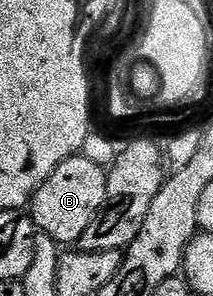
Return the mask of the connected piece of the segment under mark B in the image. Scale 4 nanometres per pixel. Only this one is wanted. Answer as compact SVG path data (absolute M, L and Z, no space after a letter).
M75 155L70 157L48 179L30 200L28 212L38 233L48 235L59 246L70 247L77 243L88 231L92 219L98 217L99 211L106 202L107 170L101 165L92 163L92 159Z

